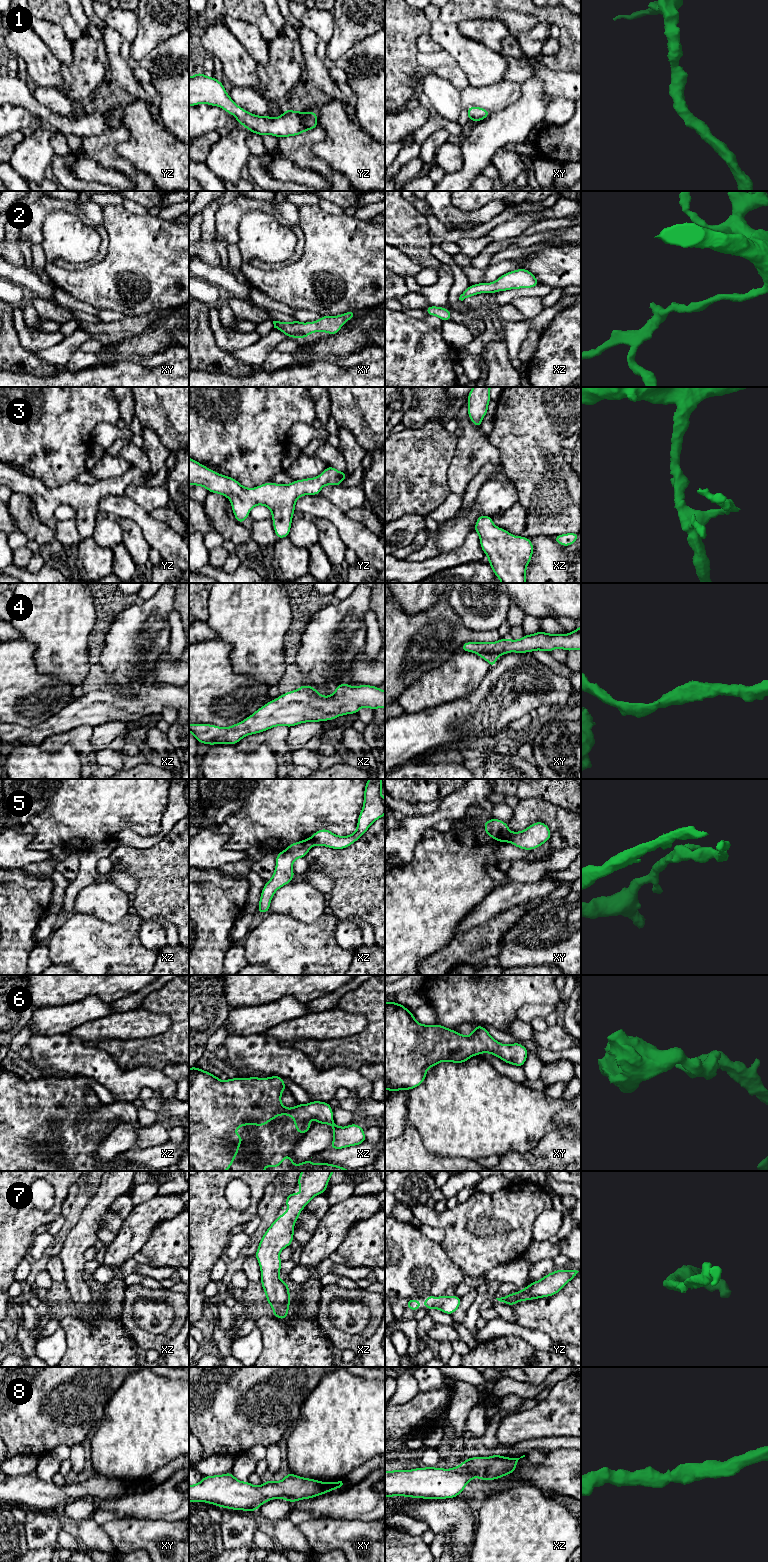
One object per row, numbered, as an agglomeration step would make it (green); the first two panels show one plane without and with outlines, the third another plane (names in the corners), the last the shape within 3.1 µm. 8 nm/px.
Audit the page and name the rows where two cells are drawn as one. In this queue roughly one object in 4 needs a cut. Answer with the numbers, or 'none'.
5

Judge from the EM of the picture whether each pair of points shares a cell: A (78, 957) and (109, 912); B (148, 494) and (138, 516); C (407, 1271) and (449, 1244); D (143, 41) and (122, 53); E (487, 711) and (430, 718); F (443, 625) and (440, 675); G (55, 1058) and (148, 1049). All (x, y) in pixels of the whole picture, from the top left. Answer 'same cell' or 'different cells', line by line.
A: different cells
B: different cells
C: different cells
D: different cells
E: same cell
F: different cells
G: different cells

